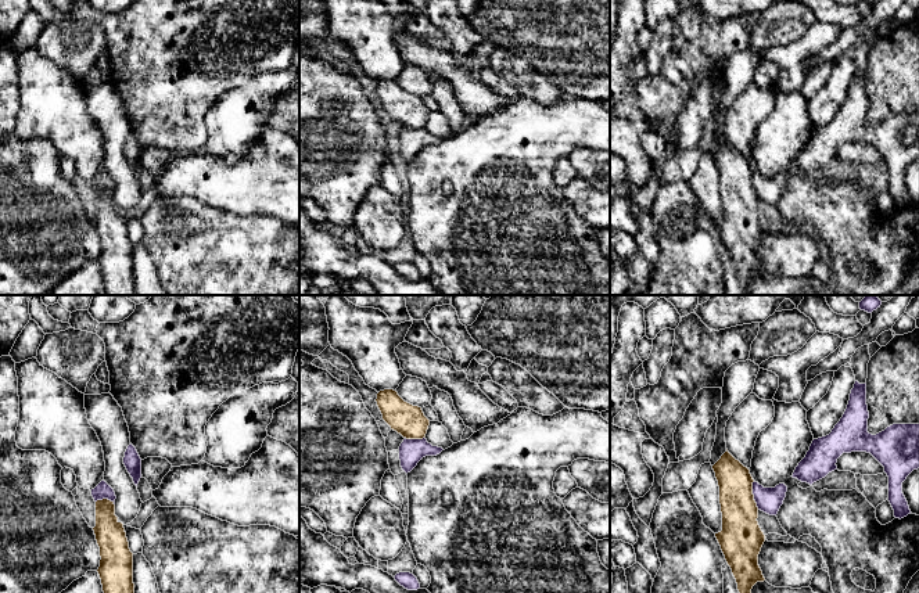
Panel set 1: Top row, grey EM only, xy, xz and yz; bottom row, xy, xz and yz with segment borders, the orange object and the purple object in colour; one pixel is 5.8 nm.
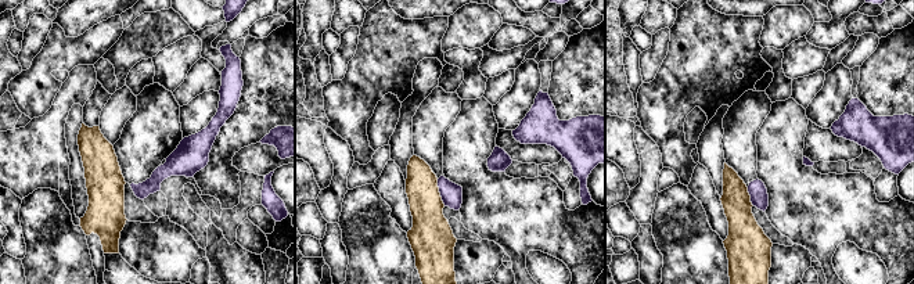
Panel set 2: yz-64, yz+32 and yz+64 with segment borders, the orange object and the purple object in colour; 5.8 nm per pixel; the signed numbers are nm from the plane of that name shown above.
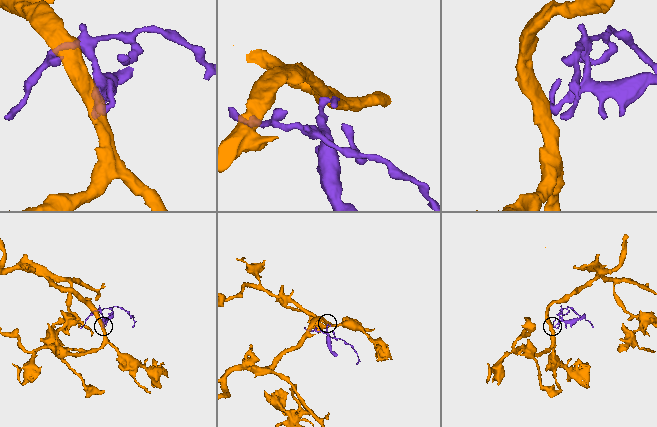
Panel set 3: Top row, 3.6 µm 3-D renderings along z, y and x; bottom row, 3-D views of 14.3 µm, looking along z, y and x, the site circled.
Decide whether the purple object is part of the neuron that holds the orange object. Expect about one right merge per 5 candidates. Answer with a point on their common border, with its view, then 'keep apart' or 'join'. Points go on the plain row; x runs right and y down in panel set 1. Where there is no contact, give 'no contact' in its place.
yz (753, 184) | keep apart

